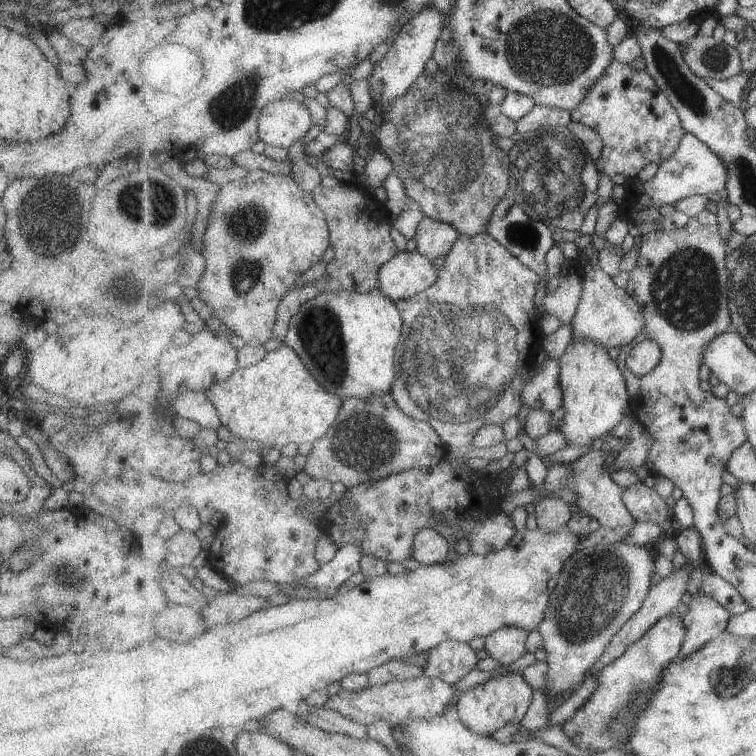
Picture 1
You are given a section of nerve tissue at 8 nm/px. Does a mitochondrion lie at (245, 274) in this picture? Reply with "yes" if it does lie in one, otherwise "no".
yes

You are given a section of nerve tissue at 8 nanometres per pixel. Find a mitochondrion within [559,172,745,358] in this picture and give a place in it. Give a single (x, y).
(687, 290)

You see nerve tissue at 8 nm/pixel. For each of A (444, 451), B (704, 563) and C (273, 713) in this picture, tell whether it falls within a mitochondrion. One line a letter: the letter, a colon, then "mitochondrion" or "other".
A: other
B: other
C: other

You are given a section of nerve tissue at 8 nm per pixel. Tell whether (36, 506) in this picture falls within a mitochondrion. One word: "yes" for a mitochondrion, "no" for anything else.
no

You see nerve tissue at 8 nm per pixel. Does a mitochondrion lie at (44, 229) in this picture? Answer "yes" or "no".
yes

